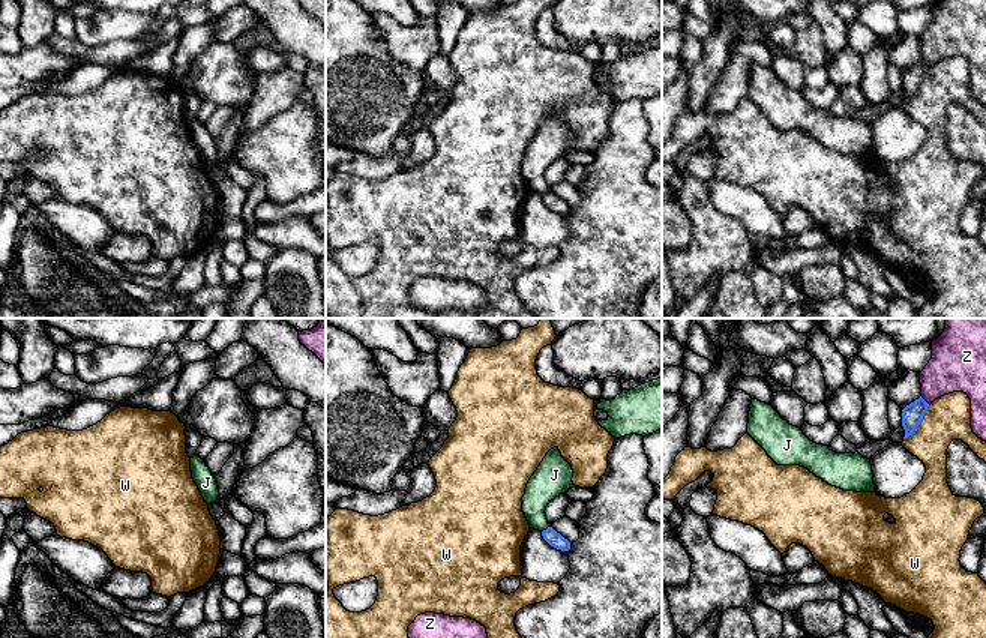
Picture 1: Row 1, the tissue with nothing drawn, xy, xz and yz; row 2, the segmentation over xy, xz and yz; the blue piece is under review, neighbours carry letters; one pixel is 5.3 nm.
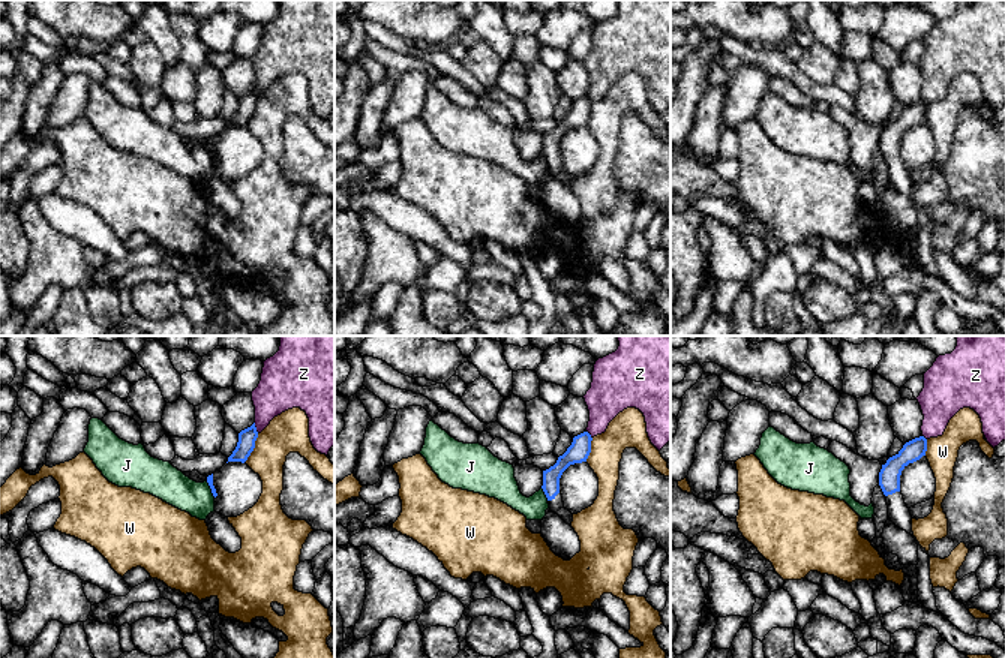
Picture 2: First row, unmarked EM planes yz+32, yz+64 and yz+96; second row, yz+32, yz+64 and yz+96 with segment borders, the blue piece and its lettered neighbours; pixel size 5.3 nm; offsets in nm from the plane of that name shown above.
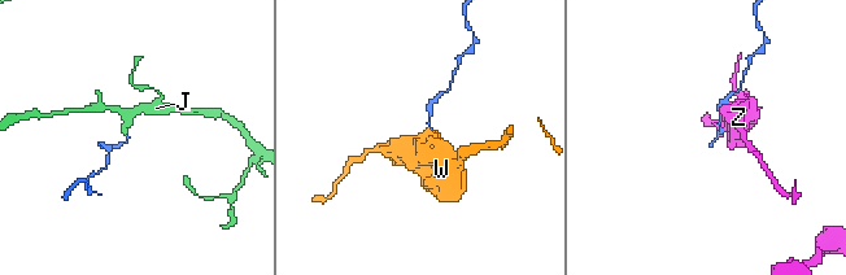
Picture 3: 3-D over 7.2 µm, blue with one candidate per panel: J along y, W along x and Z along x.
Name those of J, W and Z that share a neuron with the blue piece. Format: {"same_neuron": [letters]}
{"same_neuron": []}

